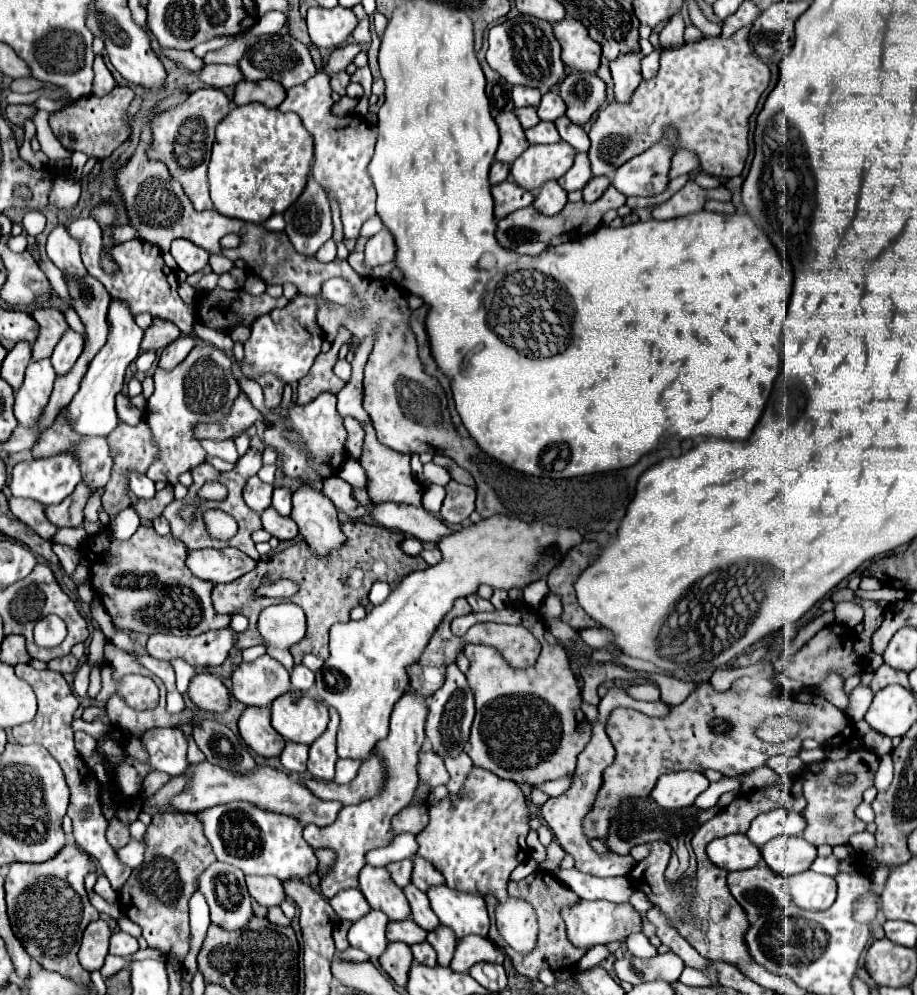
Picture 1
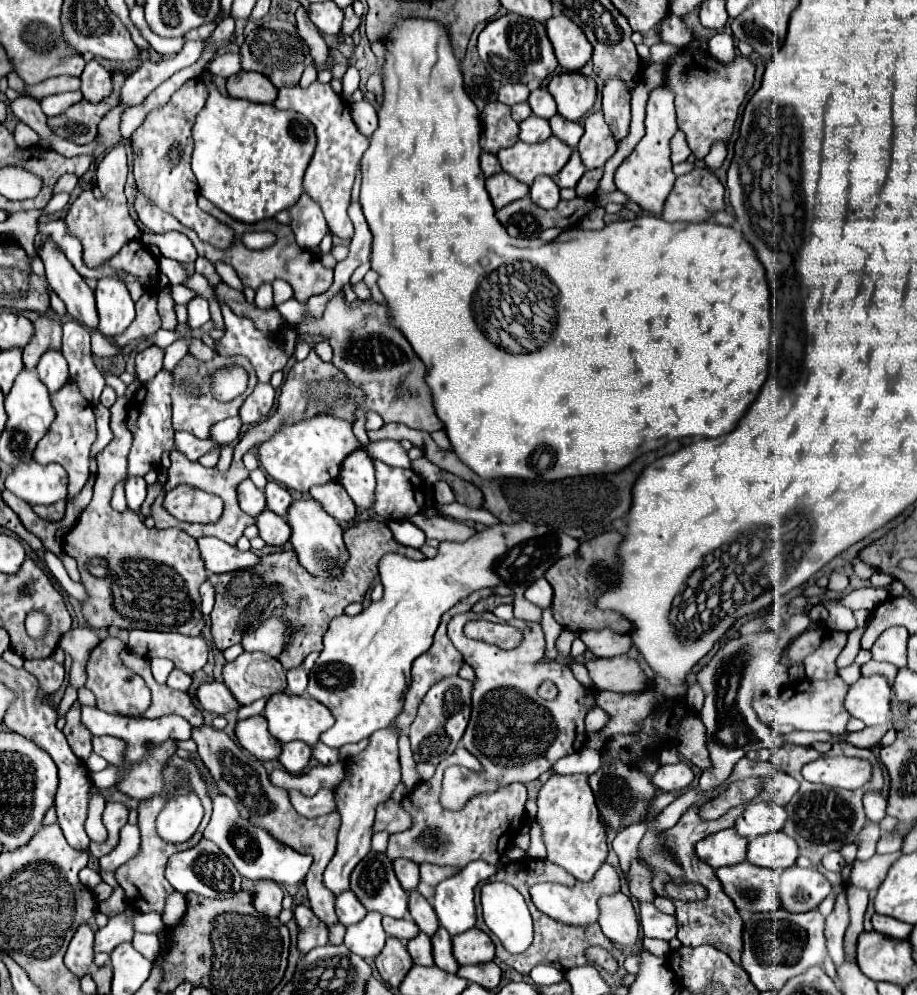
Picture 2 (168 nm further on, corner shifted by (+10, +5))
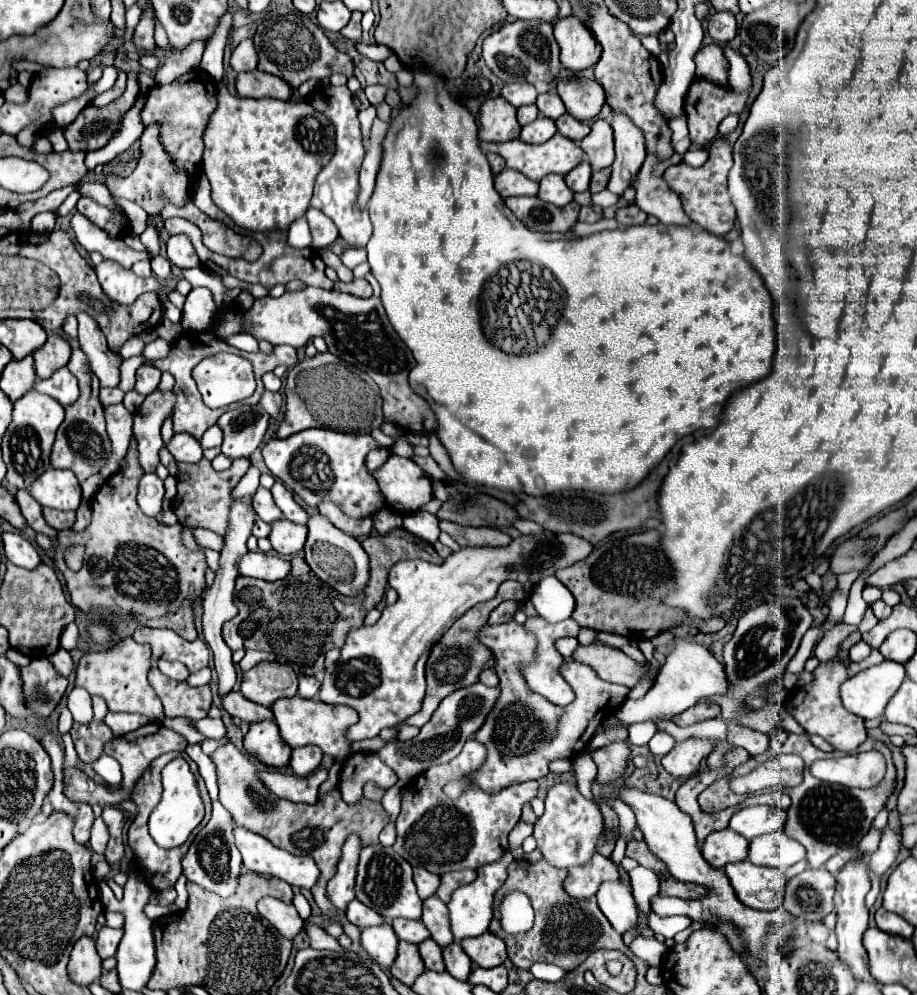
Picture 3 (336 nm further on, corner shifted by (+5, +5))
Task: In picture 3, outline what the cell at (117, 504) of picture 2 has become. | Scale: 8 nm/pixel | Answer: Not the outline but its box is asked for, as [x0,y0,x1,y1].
[133,390,175,472]

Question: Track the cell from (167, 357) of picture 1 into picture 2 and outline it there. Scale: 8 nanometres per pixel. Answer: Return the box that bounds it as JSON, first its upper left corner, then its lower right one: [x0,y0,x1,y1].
[136,346,164,384]

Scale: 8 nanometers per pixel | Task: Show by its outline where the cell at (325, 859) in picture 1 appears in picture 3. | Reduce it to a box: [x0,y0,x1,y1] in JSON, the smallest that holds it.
[211,744,389,954]

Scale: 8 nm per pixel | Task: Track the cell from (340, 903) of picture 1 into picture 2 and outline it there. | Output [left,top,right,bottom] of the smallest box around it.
[336,890,366,926]

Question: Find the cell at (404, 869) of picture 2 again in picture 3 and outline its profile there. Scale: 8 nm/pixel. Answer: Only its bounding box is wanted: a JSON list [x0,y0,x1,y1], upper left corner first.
[413,868,441,900]

